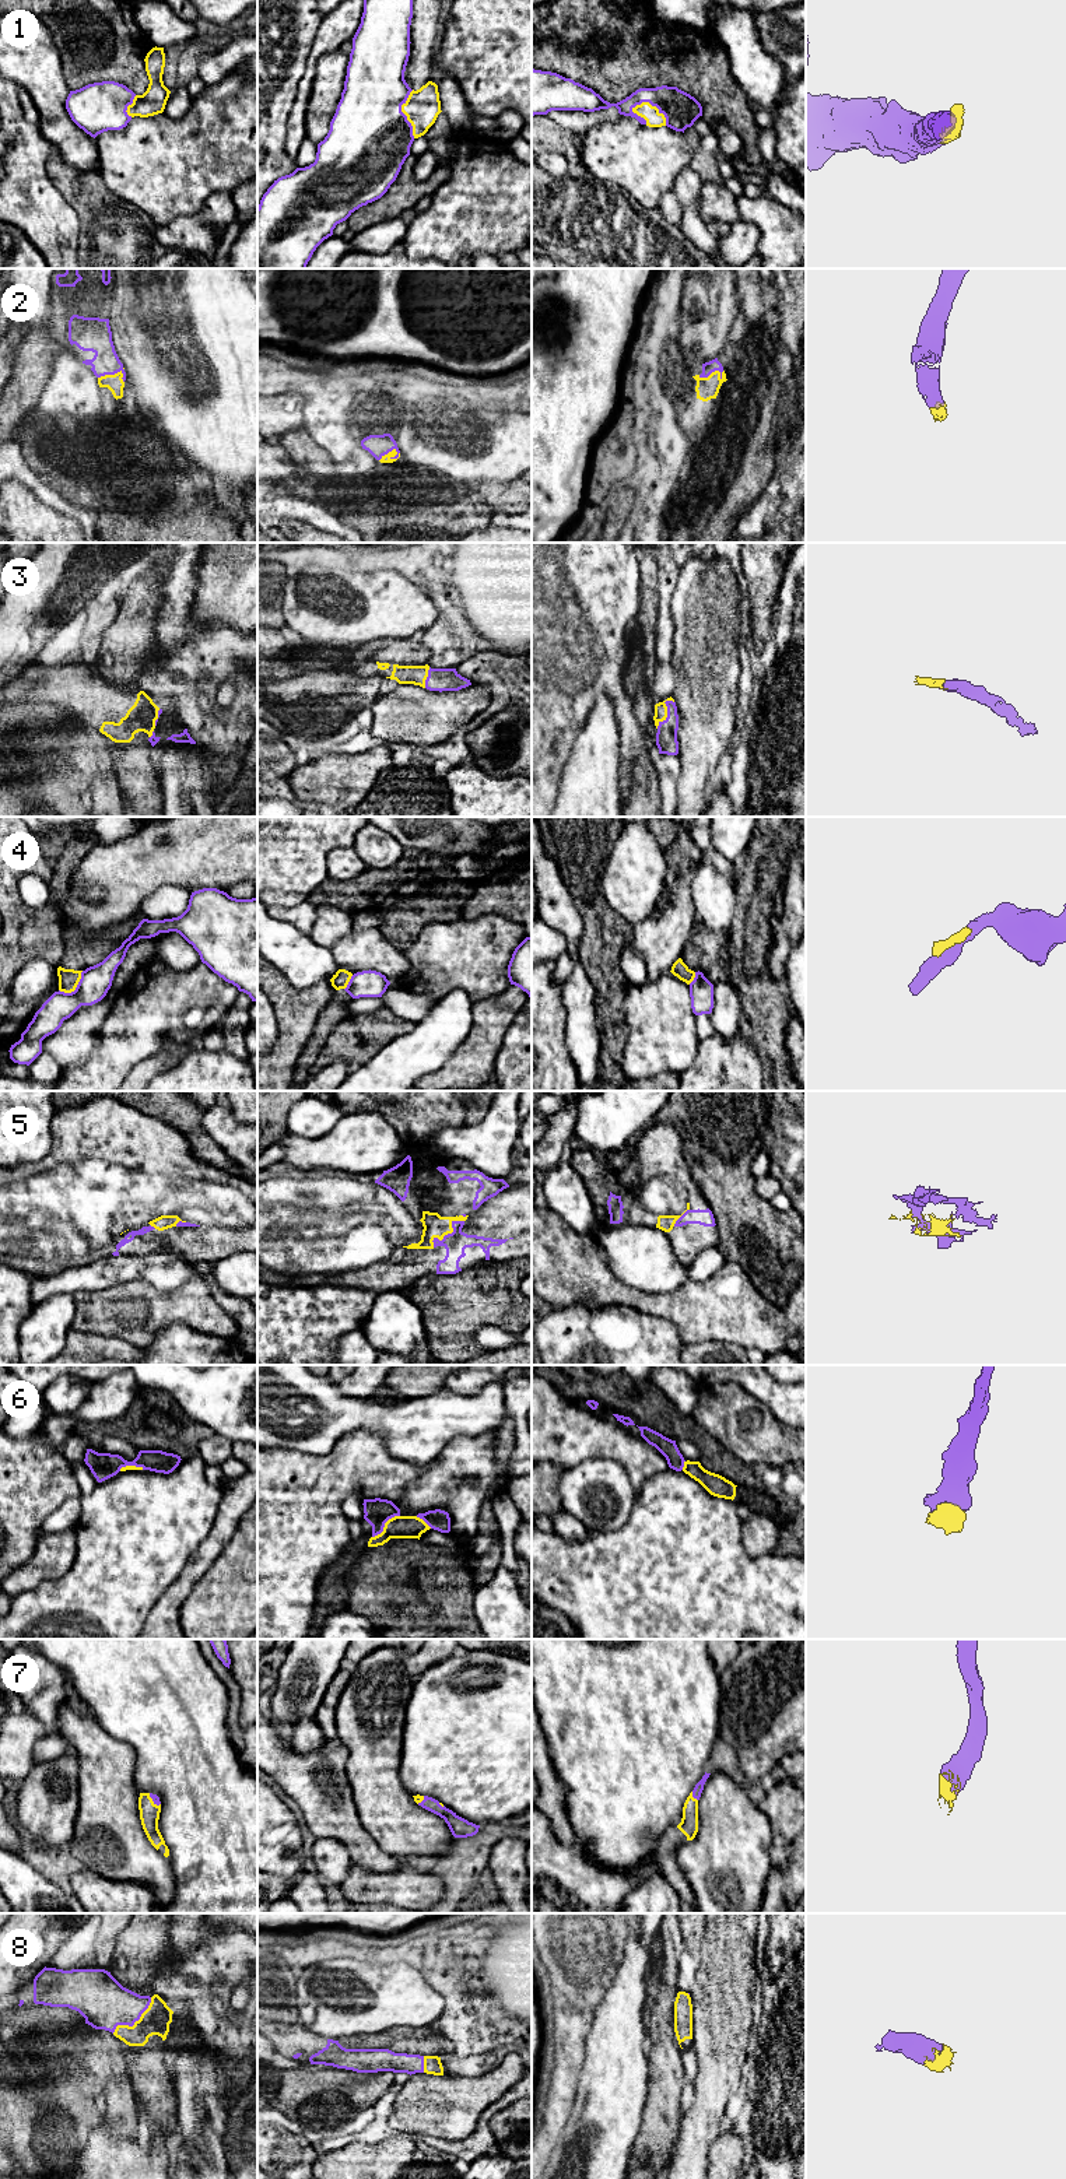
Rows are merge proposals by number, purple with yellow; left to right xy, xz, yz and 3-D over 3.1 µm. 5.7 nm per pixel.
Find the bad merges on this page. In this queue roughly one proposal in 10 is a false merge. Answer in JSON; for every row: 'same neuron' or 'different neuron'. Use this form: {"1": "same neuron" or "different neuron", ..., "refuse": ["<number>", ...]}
{"1": "same neuron", "2": "same neuron", "3": "same neuron", "4": "different neuron", "5": "same neuron", "6": "same neuron", "7": "same neuron", "8": "same neuron", "refuse": ["4"]}

